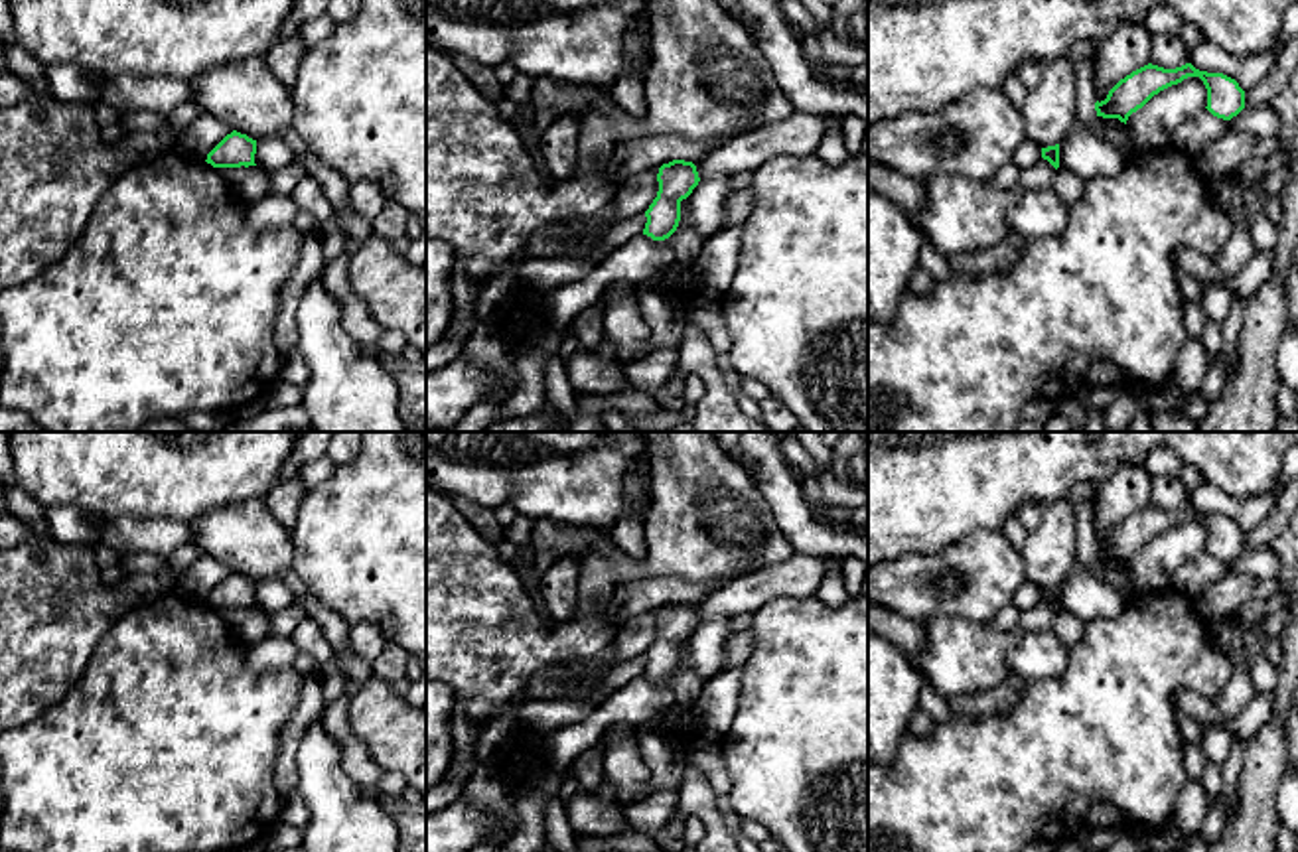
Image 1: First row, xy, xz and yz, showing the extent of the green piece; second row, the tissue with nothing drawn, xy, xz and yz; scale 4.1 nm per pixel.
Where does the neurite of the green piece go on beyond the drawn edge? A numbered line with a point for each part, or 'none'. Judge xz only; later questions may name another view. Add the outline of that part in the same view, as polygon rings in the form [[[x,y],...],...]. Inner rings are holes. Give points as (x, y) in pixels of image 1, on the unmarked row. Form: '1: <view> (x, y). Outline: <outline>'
none

